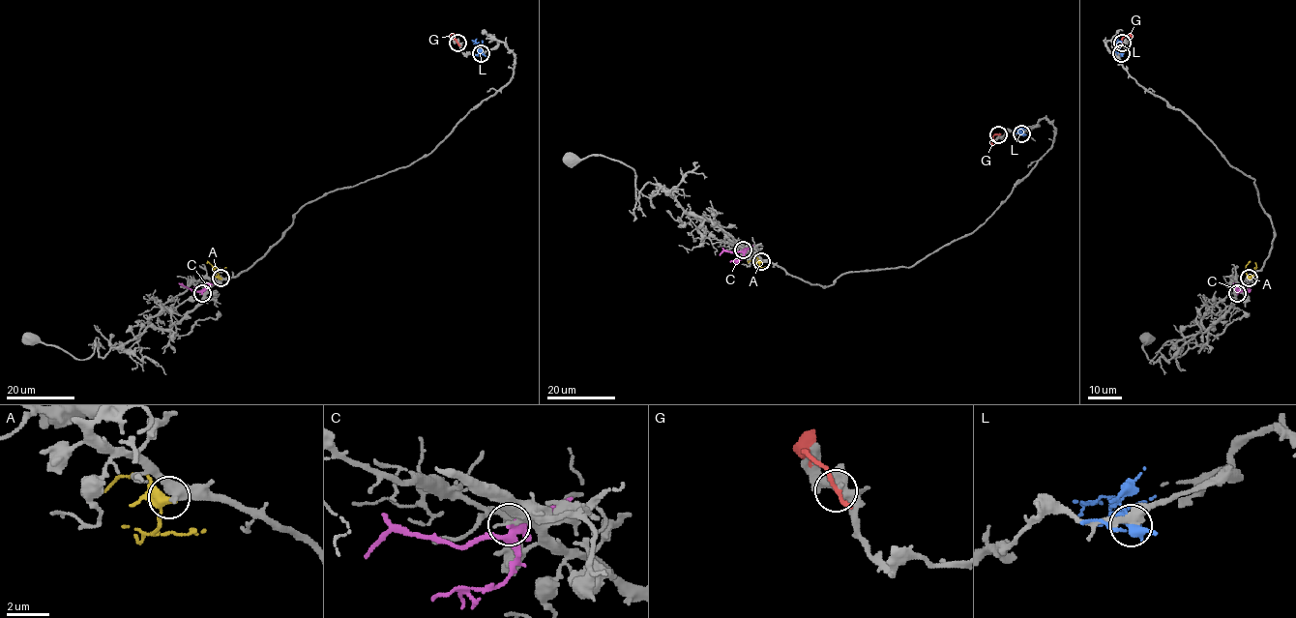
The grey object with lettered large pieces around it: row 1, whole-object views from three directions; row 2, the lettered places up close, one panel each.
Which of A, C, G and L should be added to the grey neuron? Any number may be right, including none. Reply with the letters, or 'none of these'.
A

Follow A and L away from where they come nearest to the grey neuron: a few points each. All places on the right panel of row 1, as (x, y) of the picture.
A: (1249, 279), (1246, 267), (1248, 263)
L: (1121, 52), (1117, 40)

